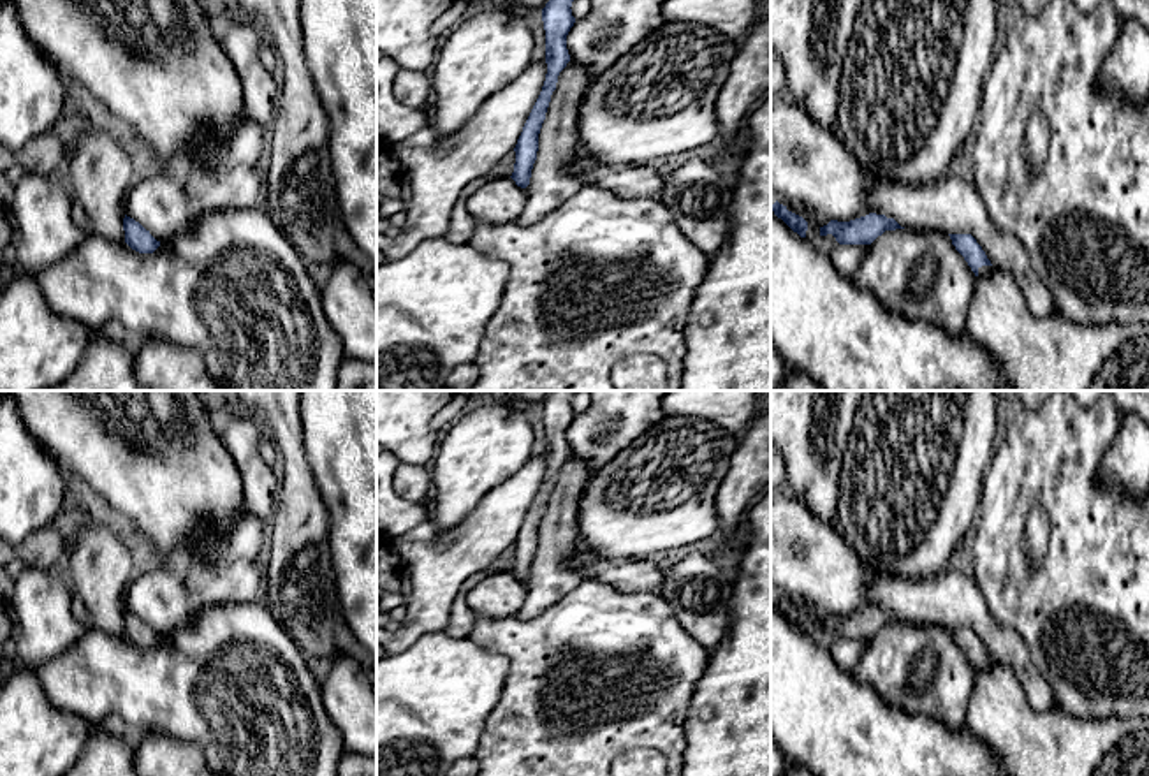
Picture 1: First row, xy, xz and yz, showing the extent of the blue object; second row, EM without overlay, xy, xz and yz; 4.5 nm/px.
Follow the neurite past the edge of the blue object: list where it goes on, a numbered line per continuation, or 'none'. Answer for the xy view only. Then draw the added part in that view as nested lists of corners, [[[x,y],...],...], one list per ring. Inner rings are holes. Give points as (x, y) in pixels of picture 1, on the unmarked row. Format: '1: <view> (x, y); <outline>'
none

